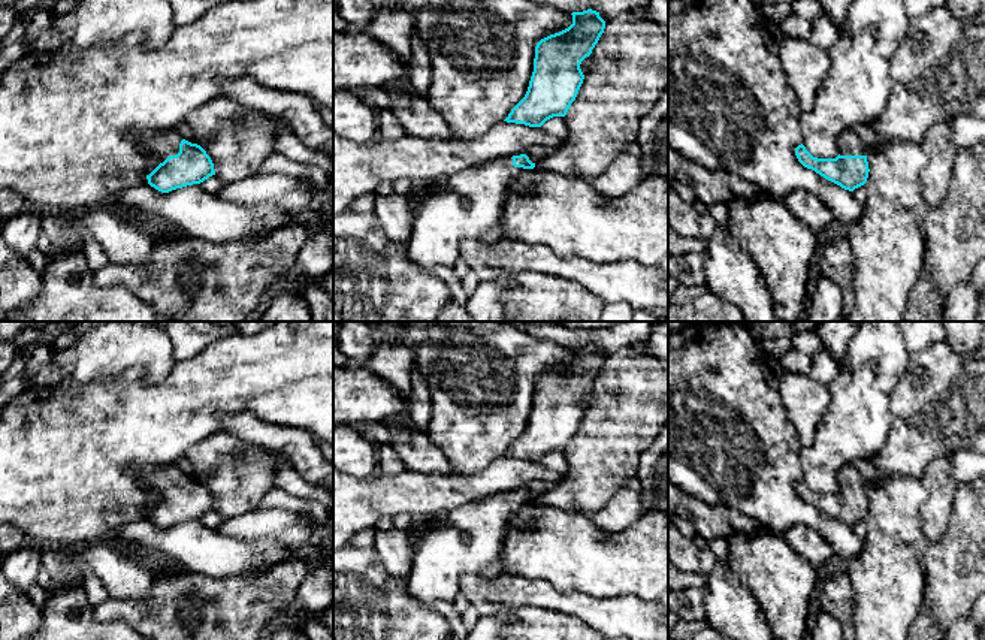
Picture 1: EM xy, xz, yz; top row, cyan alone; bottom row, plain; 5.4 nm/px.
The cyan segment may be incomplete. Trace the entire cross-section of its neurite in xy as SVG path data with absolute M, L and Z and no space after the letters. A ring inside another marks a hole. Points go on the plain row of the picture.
M175 464L143 465L139 470L139 481L160 496L146 514L161 528L200 519L215 510L214 498L206 486L185 476Z

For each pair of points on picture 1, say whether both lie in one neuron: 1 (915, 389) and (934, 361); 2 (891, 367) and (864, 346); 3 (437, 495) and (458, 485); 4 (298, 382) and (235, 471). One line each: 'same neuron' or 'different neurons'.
1: same neuron
2: same neuron
3: same neuron
4: different neurons

